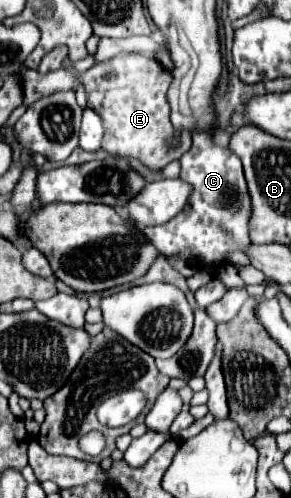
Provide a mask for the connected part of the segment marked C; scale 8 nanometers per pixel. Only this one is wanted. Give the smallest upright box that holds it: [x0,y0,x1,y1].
[144,132,252,266]

